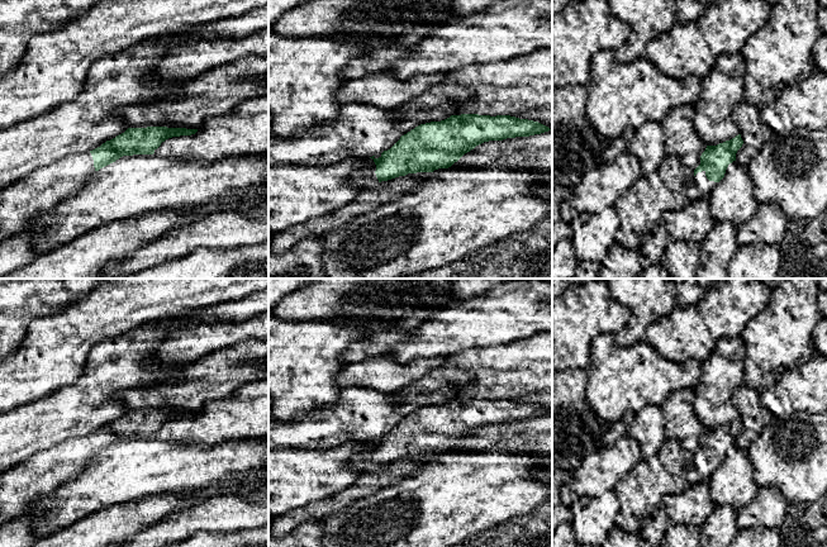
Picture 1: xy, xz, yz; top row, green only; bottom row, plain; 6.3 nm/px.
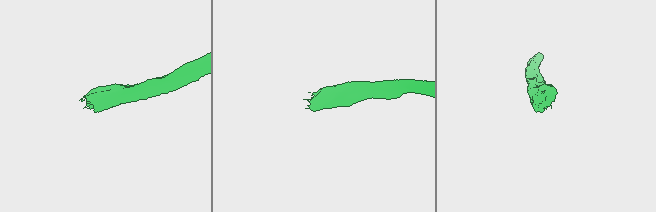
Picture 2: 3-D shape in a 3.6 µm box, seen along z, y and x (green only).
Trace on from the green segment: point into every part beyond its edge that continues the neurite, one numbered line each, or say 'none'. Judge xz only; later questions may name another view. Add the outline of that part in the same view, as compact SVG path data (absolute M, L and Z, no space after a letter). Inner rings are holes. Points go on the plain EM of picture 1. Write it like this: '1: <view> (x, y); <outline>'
1: xz (367, 461); M374 447L370 452L361 456L360 462L353 462L353 465L362 470L375 468L379 466L375 455L376 455L376 448Z

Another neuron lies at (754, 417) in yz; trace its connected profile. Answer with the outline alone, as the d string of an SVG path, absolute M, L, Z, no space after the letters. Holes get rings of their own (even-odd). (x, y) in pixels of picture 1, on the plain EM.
M746 384L732 393L732 401L737 406L743 424L742 431L736 437L736 446L741 451L747 451L770 423L773 415L760 404L760 393Z

